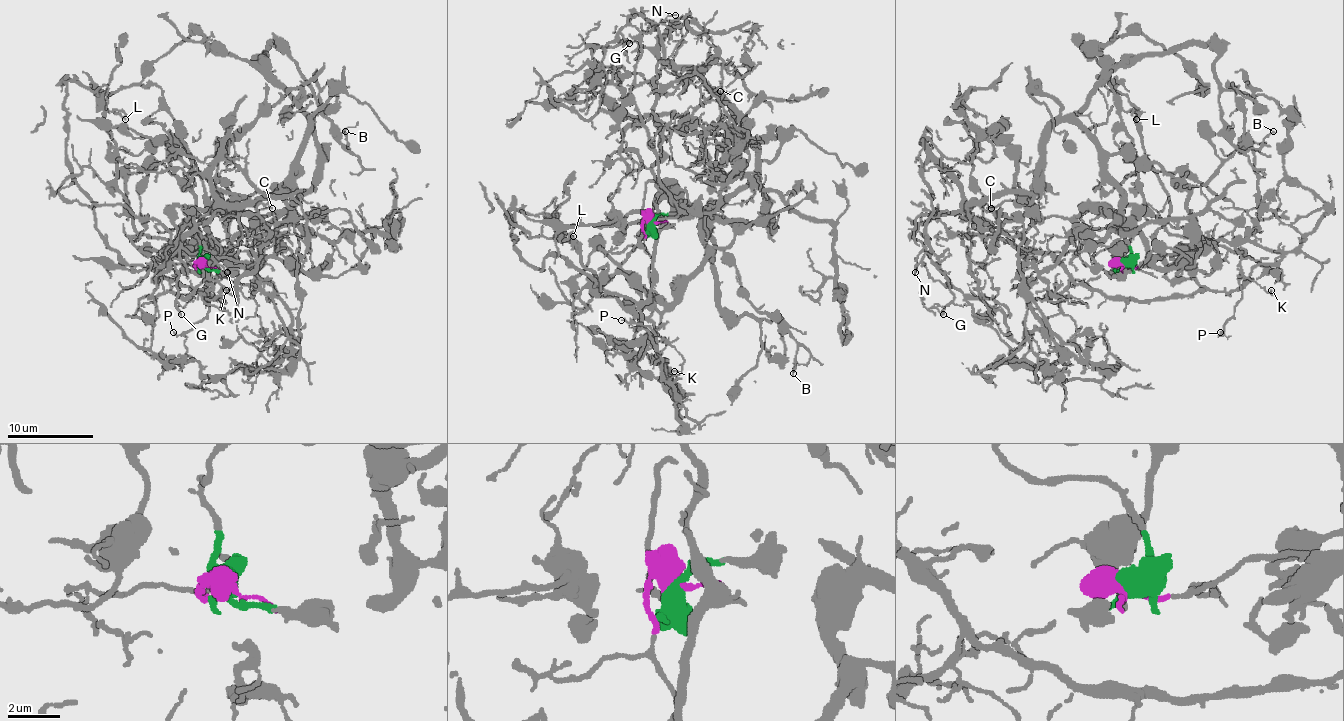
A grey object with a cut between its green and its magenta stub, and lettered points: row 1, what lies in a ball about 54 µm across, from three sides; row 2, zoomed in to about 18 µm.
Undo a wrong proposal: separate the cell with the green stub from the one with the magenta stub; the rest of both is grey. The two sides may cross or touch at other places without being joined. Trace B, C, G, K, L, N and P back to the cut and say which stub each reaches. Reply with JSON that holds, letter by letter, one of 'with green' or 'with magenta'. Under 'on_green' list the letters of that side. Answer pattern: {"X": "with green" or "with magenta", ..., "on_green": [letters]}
{"B": "with green", "C": "with green", "G": "with green", "K": "with magenta", "L": "with magenta", "N": "with green", "P": "with magenta", "on_green": ["B", "C", "G", "N"]}

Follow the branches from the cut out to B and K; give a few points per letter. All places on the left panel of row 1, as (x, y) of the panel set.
B: (202, 263), (202, 218), (279, 212), (317, 171), (309, 116), (262, 66), (270, 45), (349, 152), (345, 131)
K: (202, 263), (195, 268), (204, 259), (204, 240), (217, 255), (219, 272), (236, 287), (234, 293), (225, 289)

